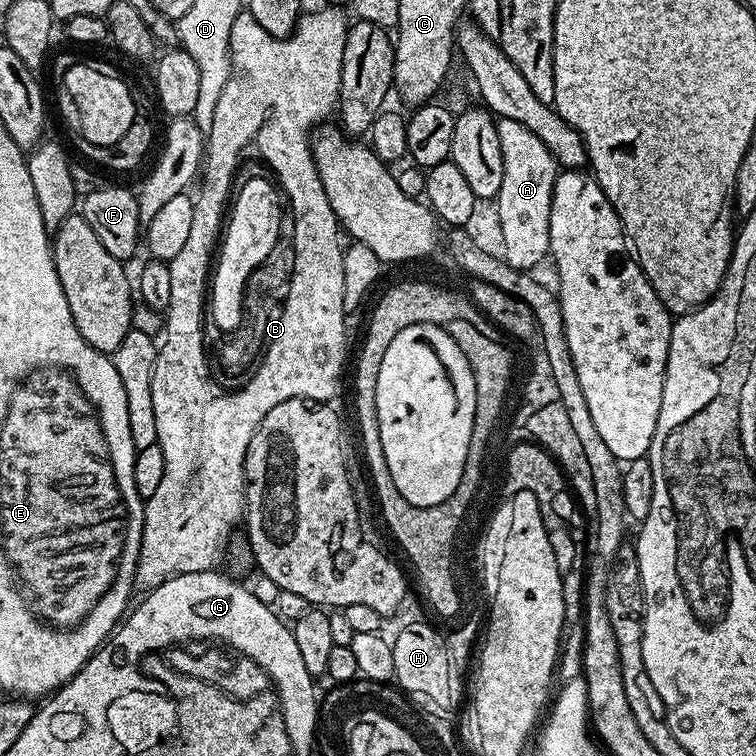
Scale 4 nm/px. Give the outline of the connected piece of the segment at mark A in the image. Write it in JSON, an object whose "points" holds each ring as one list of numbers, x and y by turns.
{"points":[[499,118,496,120,498,130,498,146,502,146,502,186,496,196,494,207,498,226,502,230,502,243,505,244,504,261,515,268,532,270,536,263,542,262,549,255,550,242,550,202,554,182,558,175,558,165,549,150,522,122,514,122,514,118]]}

